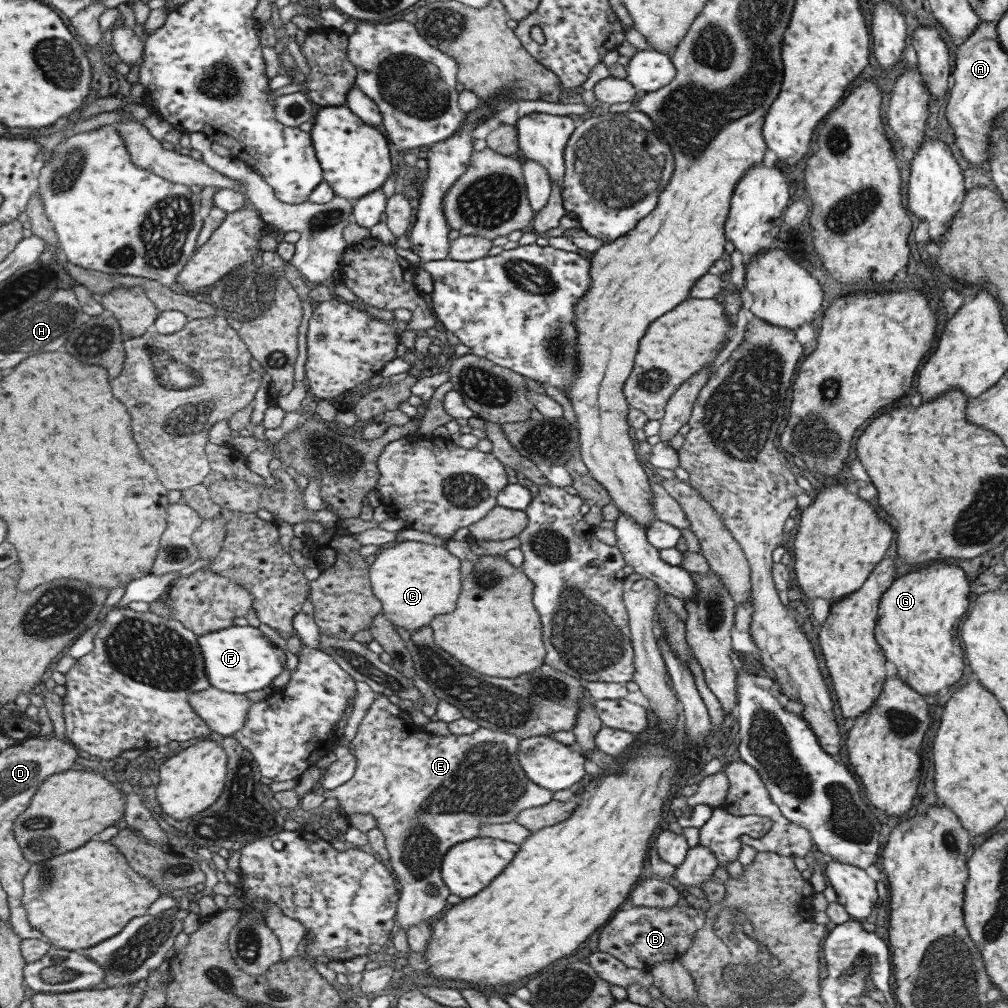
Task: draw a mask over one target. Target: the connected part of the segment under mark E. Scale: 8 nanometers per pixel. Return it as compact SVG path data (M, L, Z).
M377 696L349 742L349 753L357 761L353 776L338 788L322 794L325 800L335 798L339 803L338 809L347 816L363 813L375 819L376 828L384 836L391 870L401 886L395 918L405 932L410 926L439 914L445 906L445 898L450 892L441 881L440 866L451 846L479 837L481 825L515 822L517 814L523 810L543 806L553 800L553 792L533 785L525 777L517 761L519 739L515 735L479 727L471 734L431 736L410 724L409 720L407 712L392 704L387 697Z

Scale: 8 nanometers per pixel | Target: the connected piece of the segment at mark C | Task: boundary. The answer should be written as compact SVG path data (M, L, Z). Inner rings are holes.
M407 540L380 547L368 568L368 581L381 603L381 613L408 632L427 625L437 615L450 613L461 590L459 561L444 547L433 544Z

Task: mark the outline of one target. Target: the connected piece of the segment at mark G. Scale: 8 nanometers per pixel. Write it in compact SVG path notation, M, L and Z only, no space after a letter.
M953 560L935 561L933 564L921 566L917 571L897 577L879 599L876 628L874 629L875 642L880 646L885 660L895 666L895 674L909 688L925 697L953 686L961 678L963 670L963 656L959 648L960 636L957 628L967 610L967 596L969 583Z

